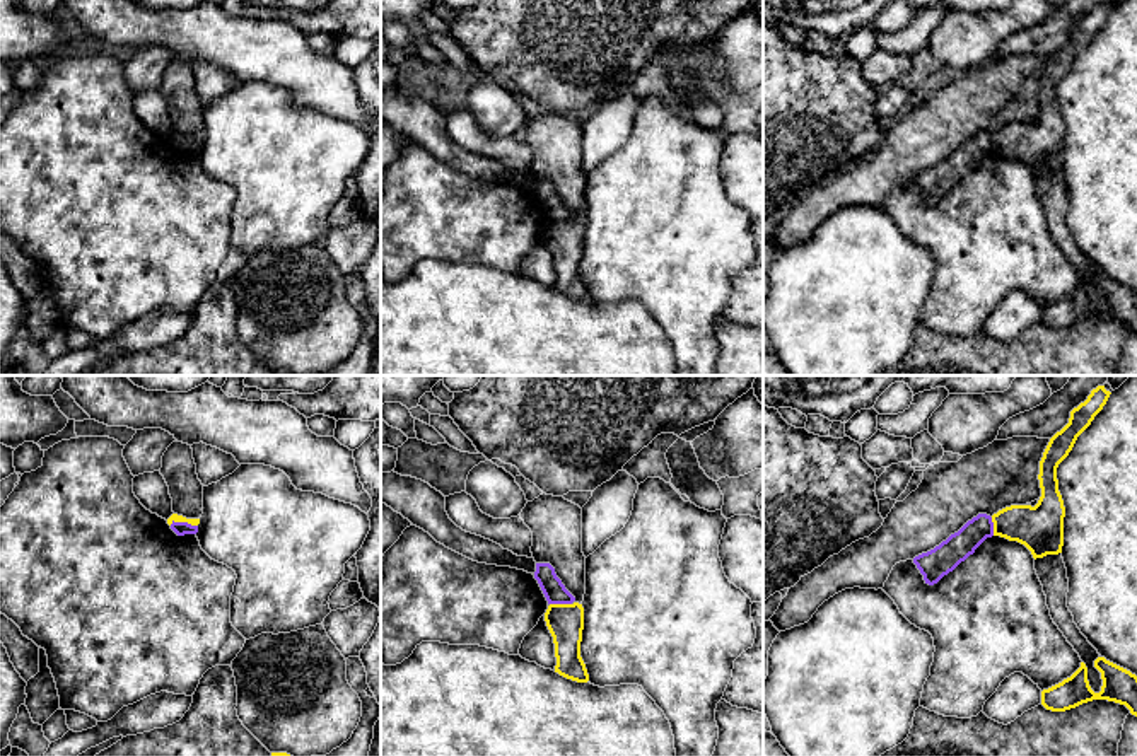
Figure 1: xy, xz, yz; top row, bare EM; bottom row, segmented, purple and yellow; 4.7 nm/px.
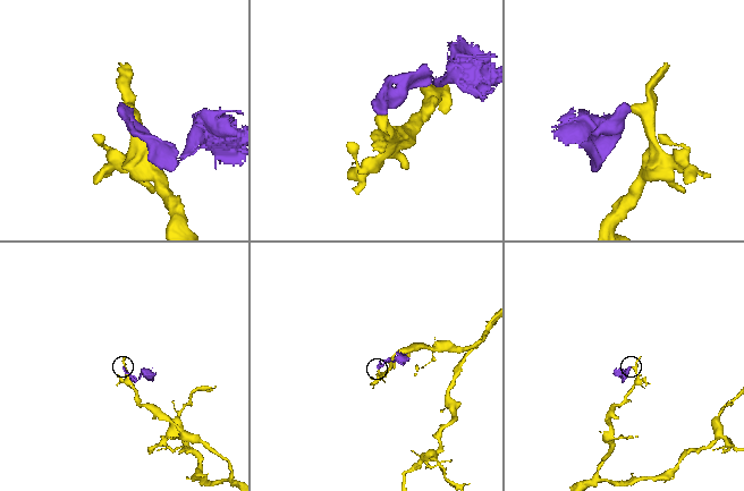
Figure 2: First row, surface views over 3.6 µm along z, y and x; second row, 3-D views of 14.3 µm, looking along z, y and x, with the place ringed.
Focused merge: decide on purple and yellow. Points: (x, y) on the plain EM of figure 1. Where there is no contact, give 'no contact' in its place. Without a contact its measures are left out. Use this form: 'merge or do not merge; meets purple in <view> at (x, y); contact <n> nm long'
do not merge; meets purple in xy at (183, 140); contact 140 nm long

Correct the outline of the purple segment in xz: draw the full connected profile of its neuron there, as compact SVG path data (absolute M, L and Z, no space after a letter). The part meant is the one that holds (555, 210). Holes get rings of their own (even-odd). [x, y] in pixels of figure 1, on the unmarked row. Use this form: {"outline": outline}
{"outline": "M536 181L534 196L538 198L548 222L572 222L575 218L550 181Z"}

